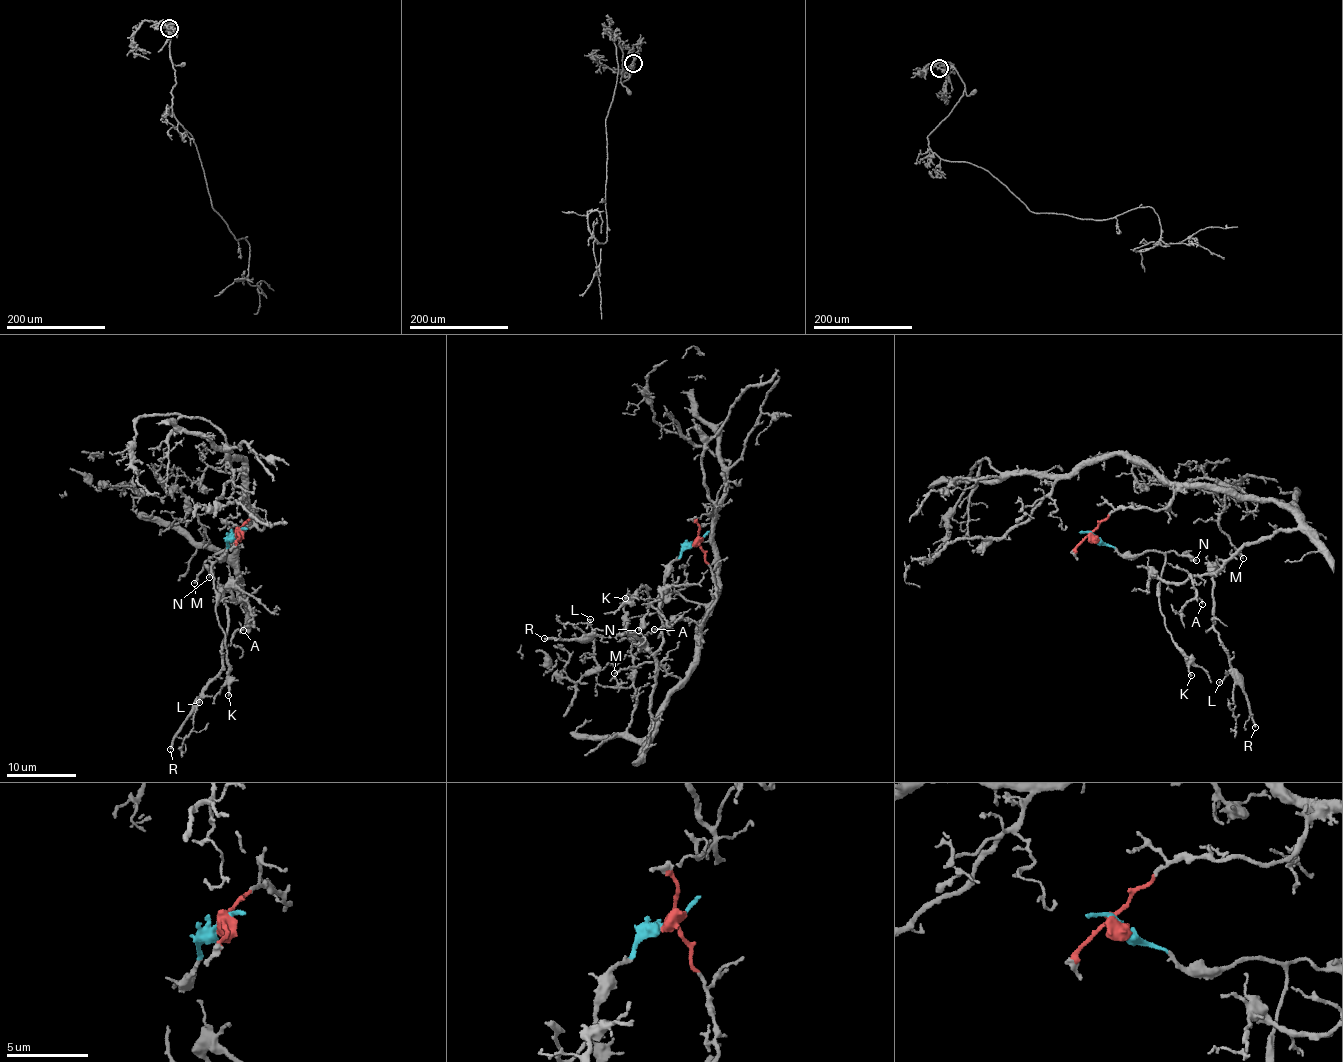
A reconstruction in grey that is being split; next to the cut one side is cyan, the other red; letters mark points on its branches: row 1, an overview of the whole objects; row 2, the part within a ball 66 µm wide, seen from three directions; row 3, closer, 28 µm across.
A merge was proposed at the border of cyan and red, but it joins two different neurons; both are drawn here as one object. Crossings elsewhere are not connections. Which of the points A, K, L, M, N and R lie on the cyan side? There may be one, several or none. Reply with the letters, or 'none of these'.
K, N

